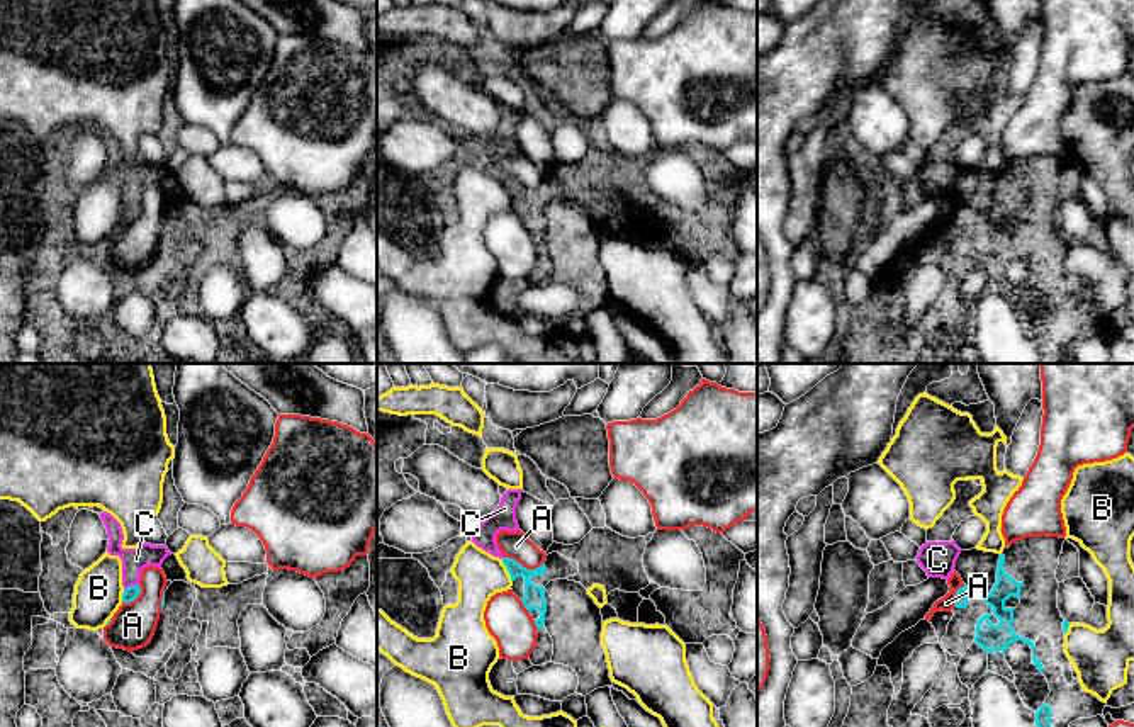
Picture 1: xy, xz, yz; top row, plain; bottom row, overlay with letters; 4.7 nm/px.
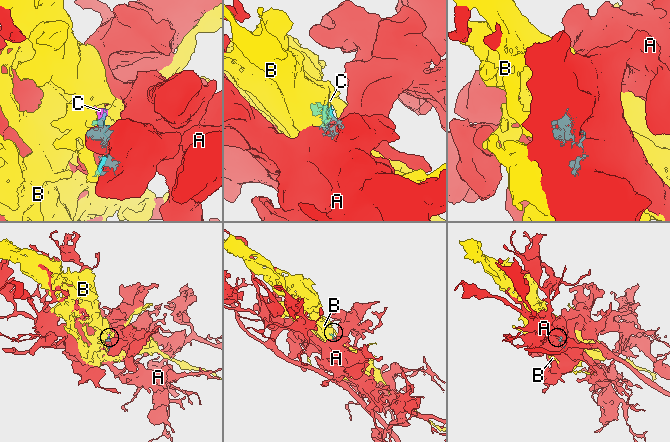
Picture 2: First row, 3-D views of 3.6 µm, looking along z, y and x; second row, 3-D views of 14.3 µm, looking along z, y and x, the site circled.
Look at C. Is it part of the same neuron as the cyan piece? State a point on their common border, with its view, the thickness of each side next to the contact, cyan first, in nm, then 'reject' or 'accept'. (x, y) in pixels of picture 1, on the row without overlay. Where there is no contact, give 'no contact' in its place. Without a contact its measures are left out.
xy (131, 206) | 70/110 nm | accept

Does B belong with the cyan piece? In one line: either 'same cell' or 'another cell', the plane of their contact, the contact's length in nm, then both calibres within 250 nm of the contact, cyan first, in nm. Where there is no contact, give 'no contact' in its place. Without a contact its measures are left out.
another cell; meets cyan in xz; contact 120 nm long; 100 nm thick on the cyan side, 220 nm on the other

